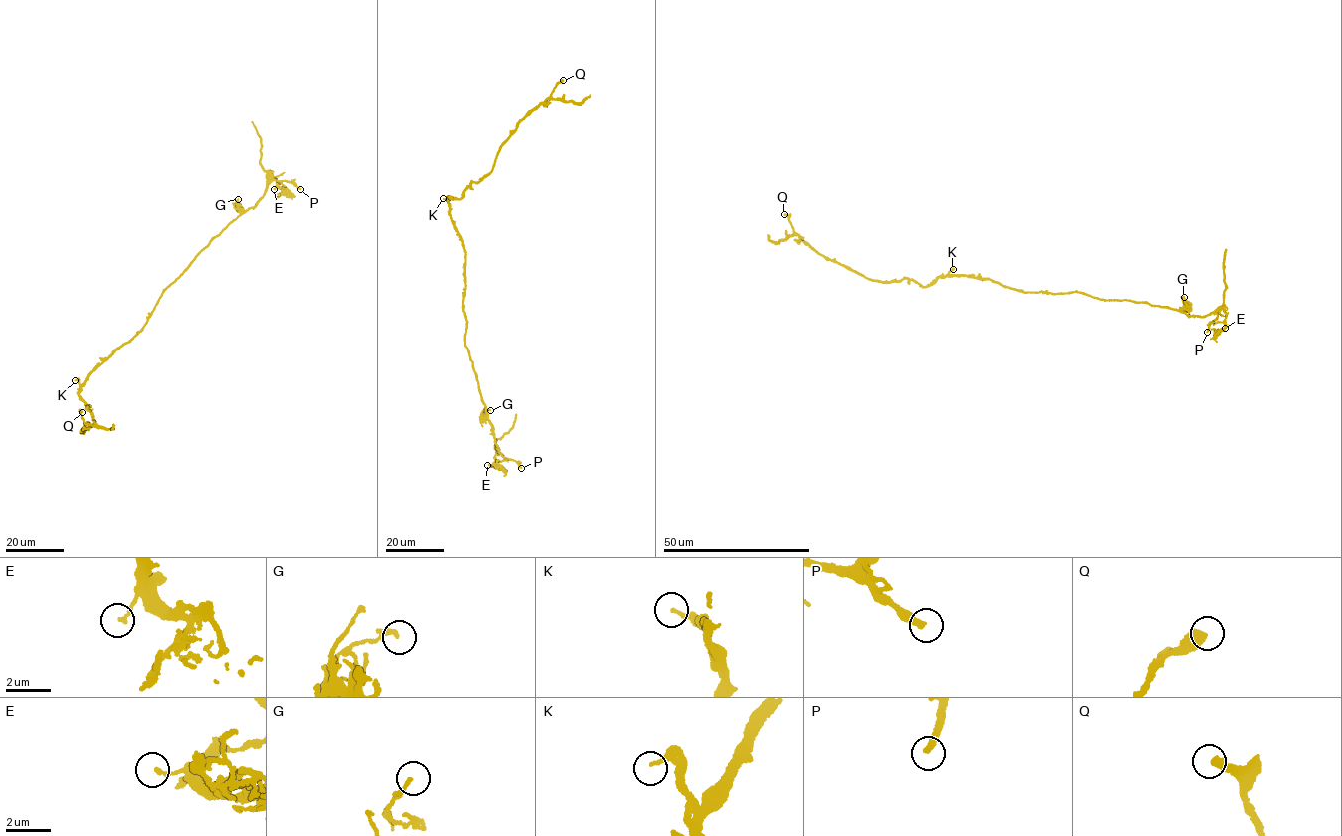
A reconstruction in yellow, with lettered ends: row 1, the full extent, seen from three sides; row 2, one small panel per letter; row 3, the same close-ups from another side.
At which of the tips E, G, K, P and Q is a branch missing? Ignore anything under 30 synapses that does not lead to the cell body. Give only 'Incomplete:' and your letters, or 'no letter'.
Incomplete: no letter

